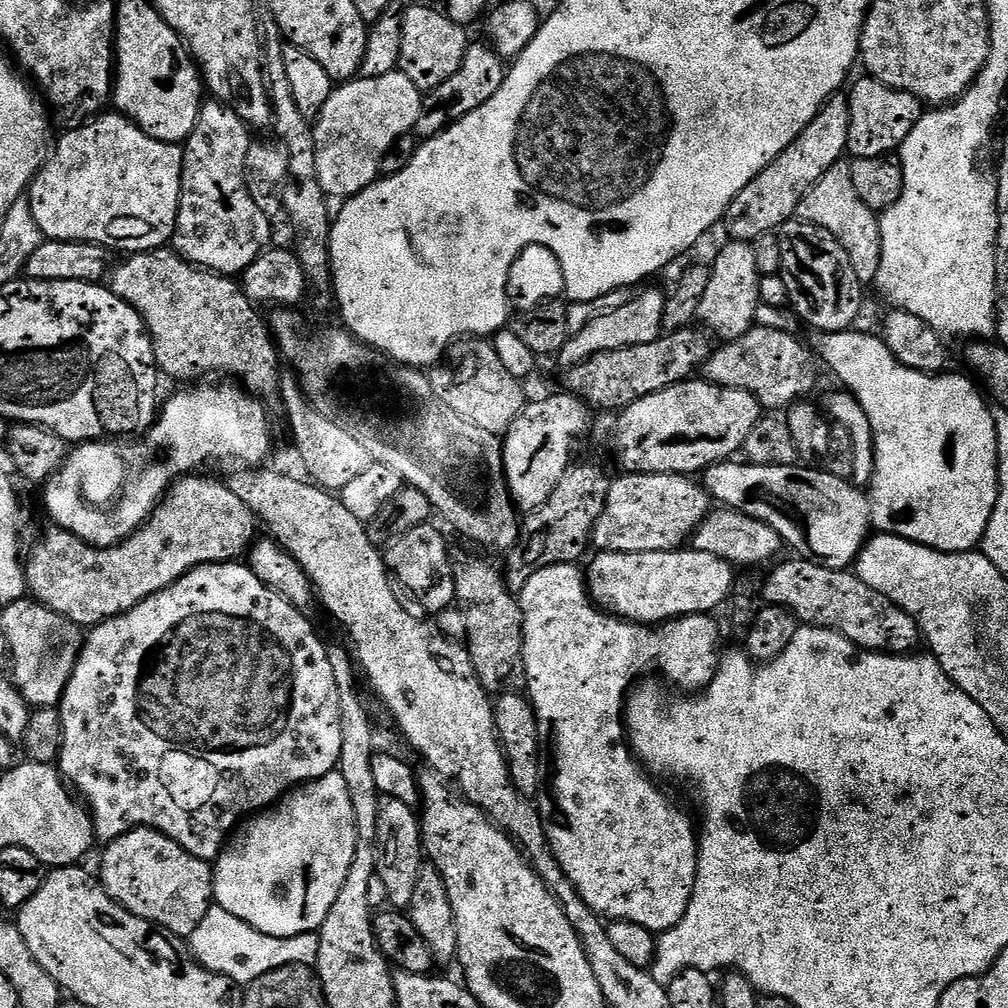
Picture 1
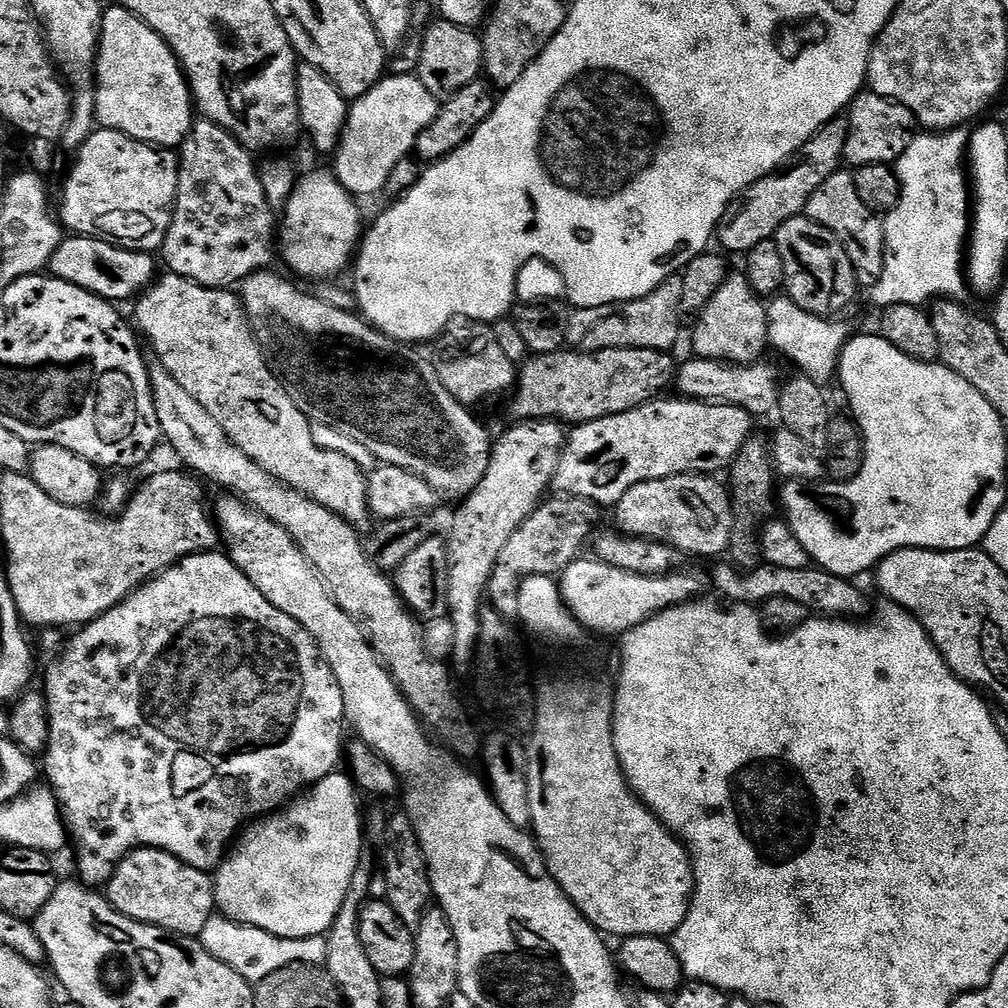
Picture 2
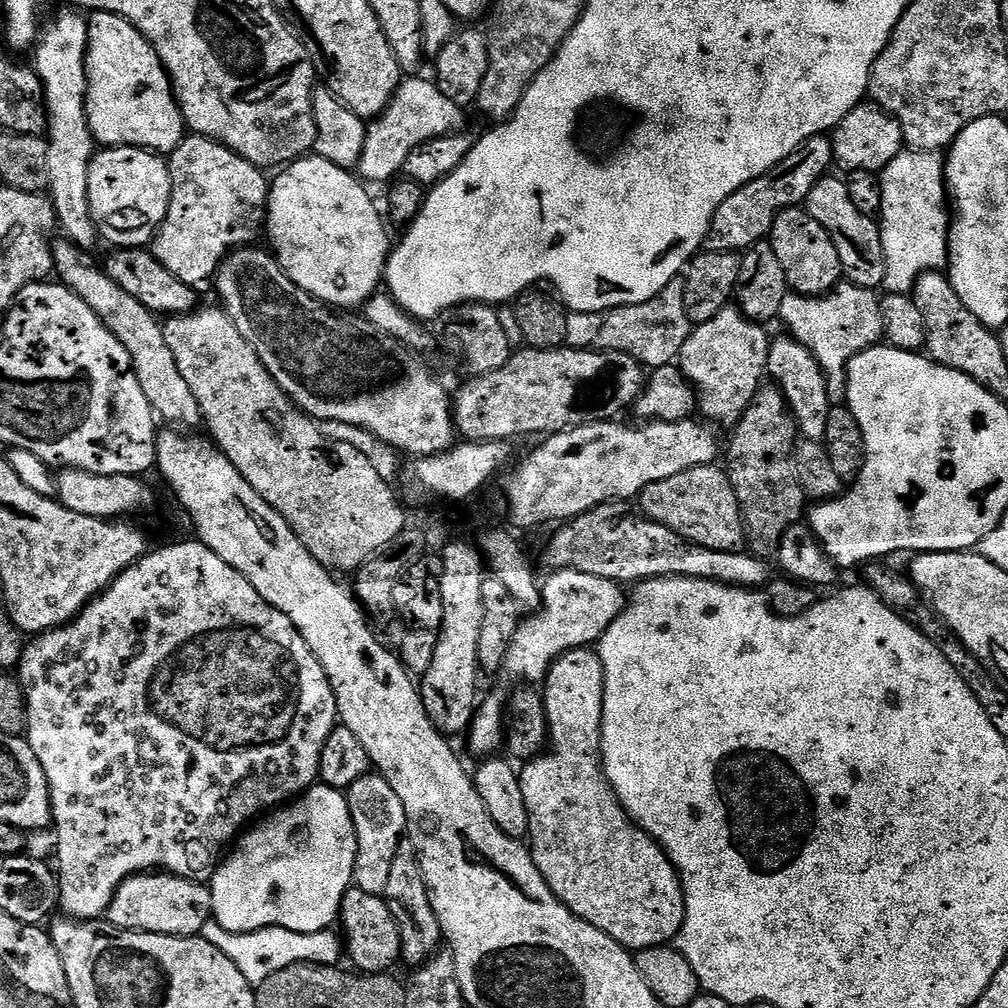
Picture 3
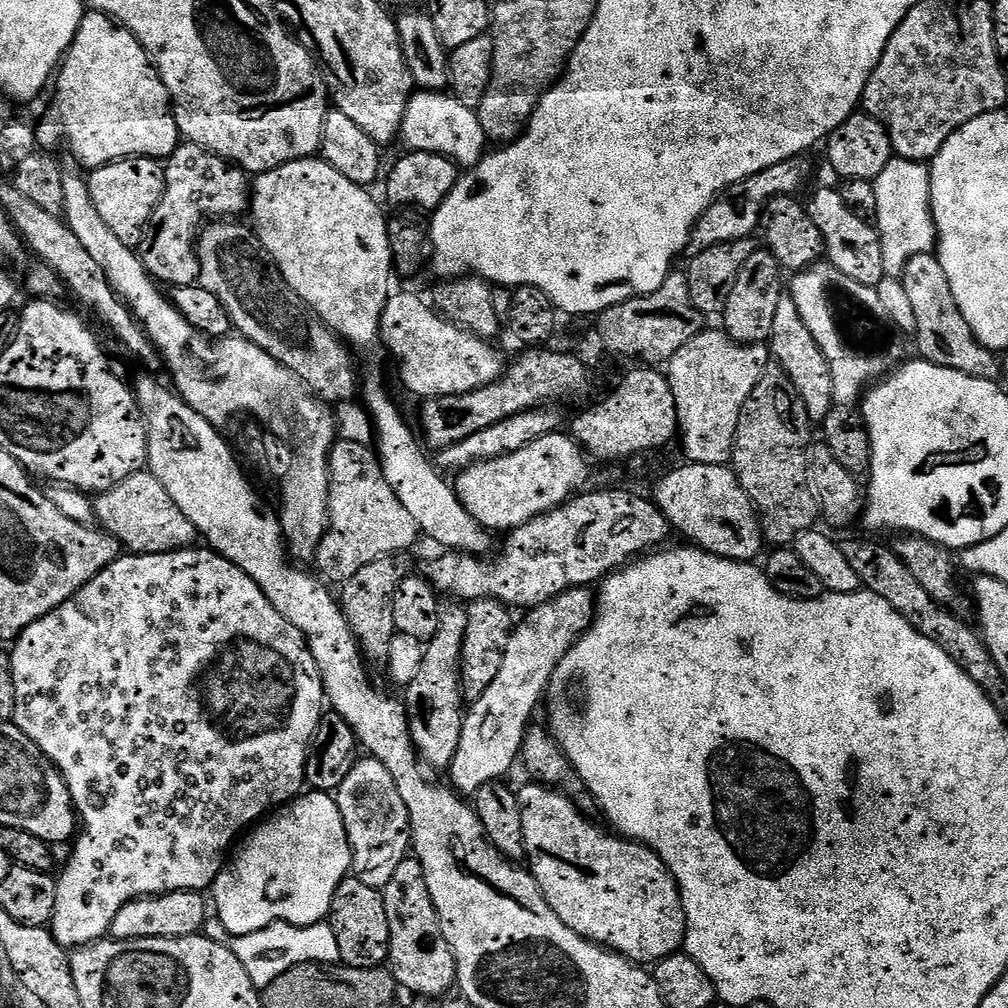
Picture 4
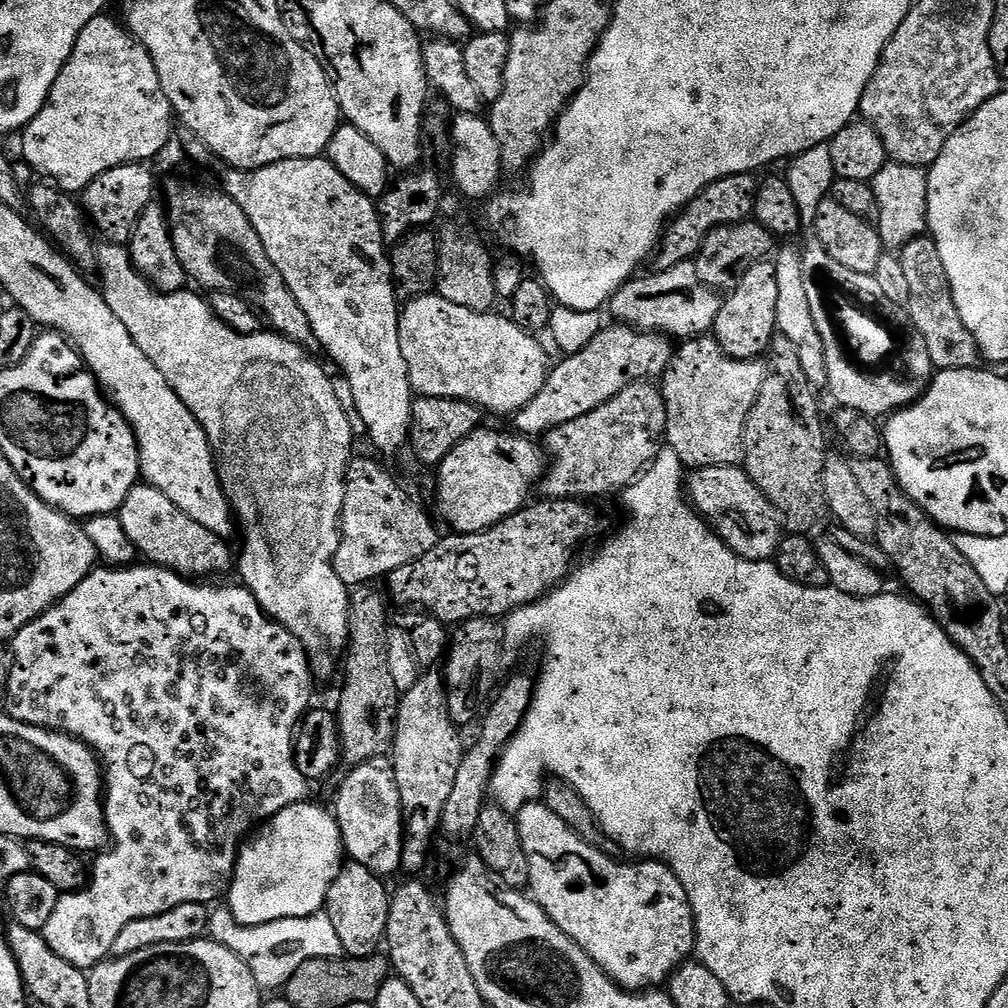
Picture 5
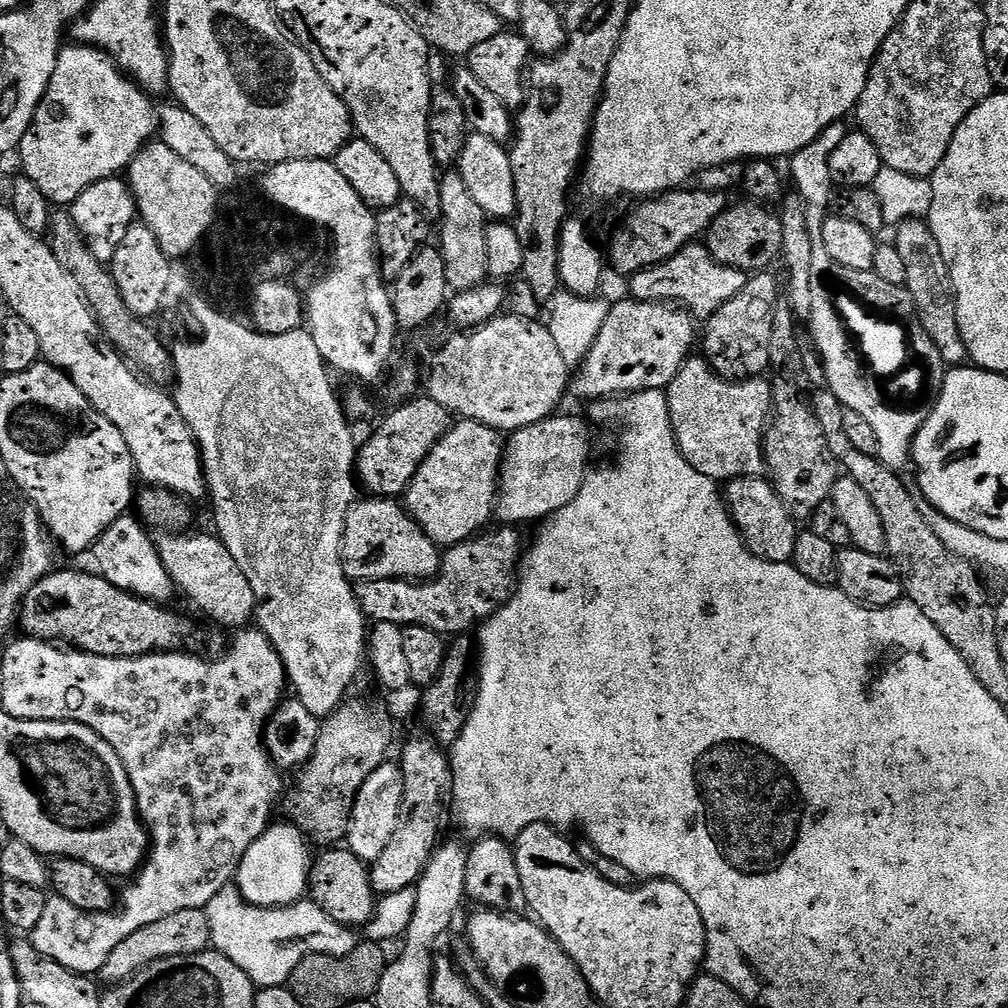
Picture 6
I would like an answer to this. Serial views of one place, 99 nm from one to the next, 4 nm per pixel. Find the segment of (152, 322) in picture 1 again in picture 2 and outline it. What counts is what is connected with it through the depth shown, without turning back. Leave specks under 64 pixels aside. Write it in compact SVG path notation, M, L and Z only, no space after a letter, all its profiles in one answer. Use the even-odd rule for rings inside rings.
M165 271L153 283L140 293L136 304L137 329L152 340L156 350L156 358L164 365L174 382L185 390L190 390L202 406L206 406L206 414L226 430L230 442L246 454L266 474L278 478L289 488L298 490L314 502L326 506L334 514L338 514L346 523L361 526L370 520L368 507L368 476L361 465L356 464L346 454L320 449L314 442L311 433L313 421L308 419L303 408L294 402L294 398L284 387L276 375L269 359L257 340L244 306L235 291L226 288L207 288L193 280L182 278L178 274Z

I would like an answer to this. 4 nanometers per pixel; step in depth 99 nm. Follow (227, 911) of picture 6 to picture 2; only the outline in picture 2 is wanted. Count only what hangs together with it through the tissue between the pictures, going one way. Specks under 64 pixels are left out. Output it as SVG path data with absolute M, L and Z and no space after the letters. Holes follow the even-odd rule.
M214 914L210 922L201 930L198 937L201 944L214 958L226 962L230 970L238 970L242 978L250 982L259 982L266 974L274 974L274 970L282 970L282 966L290 966L294 962L323 965L328 949L328 941L324 936L307 936L301 940L291 940L270 934L261 928L250 928L228 919L223 914Z

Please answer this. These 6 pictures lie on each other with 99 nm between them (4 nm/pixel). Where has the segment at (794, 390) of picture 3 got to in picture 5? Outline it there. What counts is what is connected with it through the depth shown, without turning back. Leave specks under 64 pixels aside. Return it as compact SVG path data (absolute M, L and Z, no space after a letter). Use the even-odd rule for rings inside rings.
M788 242L785 248L777 247L774 252L774 263L778 270L778 314L776 315L776 330L785 336L795 347L802 371L812 387L824 390L828 387L826 370L826 351L823 340L818 334L817 323L810 312L809 296L806 295L804 275L802 275L802 252L795 243Z

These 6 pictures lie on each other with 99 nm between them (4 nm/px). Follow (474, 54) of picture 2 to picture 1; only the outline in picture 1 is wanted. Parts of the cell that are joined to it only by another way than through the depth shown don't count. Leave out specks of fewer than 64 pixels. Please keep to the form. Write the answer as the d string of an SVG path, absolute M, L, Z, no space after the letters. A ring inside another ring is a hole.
M416 4L402 12L401 26L401 56L399 71L404 72L414 86L424 94L430 93L446 78L457 73L458 68L466 58L470 47L469 29L456 24L450 19L447 11L427 8L424 4Z

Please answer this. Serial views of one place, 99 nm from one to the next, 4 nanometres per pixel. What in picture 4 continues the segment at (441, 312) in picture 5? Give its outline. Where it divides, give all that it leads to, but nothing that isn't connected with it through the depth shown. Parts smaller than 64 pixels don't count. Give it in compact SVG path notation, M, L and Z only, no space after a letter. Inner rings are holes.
M393 291L380 319L383 347L400 348L400 374L405 386L419 398L435 398L472 392L500 379L506 360L492 349L493 345L451 324L424 300L412 292Z

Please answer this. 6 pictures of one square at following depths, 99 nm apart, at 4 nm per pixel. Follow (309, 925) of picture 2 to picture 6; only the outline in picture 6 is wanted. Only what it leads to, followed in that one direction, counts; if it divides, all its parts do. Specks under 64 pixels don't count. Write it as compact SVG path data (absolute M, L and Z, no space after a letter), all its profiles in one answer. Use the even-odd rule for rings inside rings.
M279 823L269 826L250 846L250 850L246 850L240 868L236 871L234 884L246 904L259 908L284 908L287 904L303 901L309 891L314 863L310 841L294 825Z

